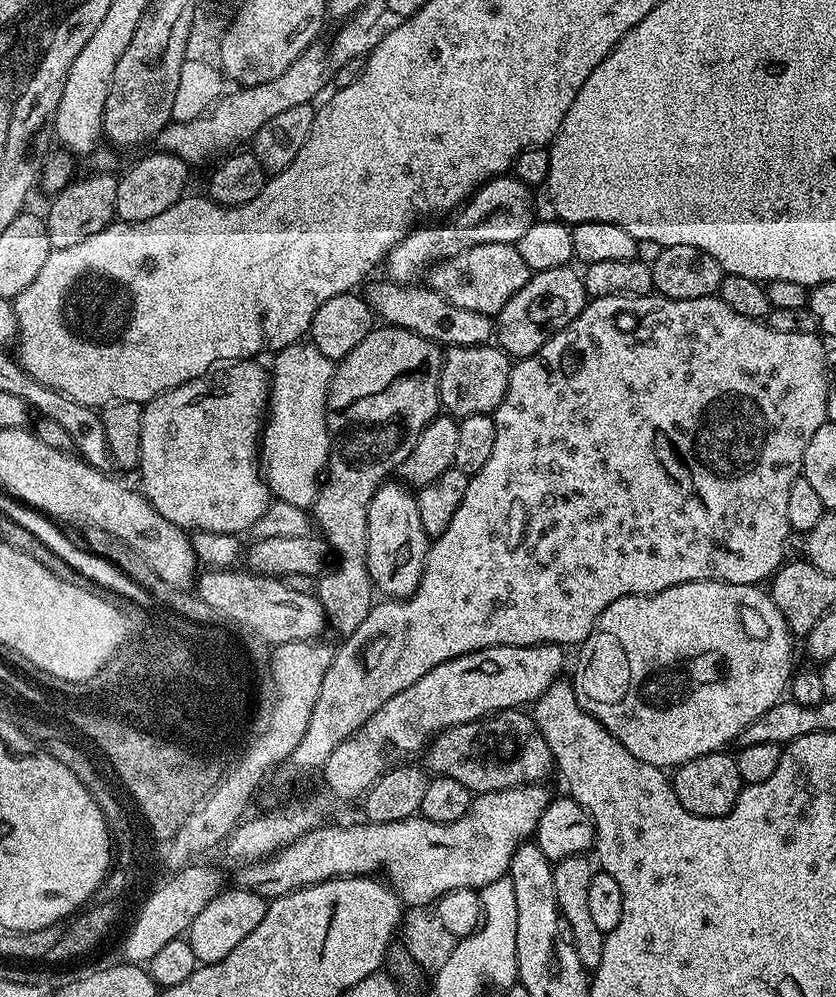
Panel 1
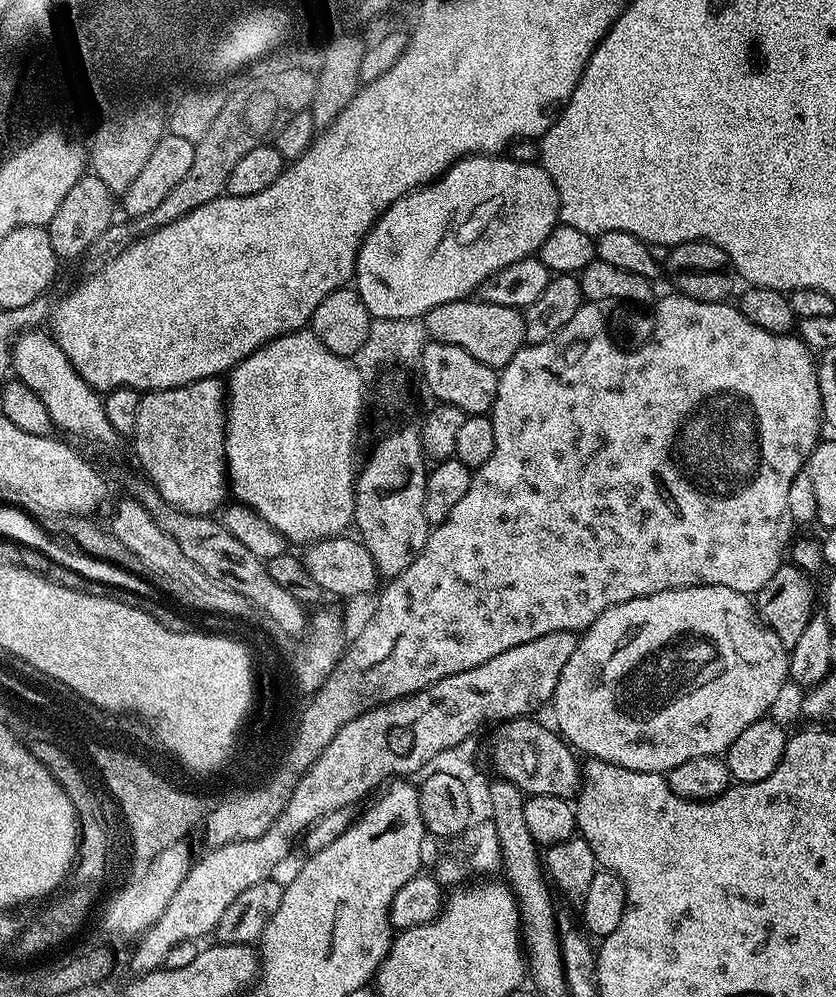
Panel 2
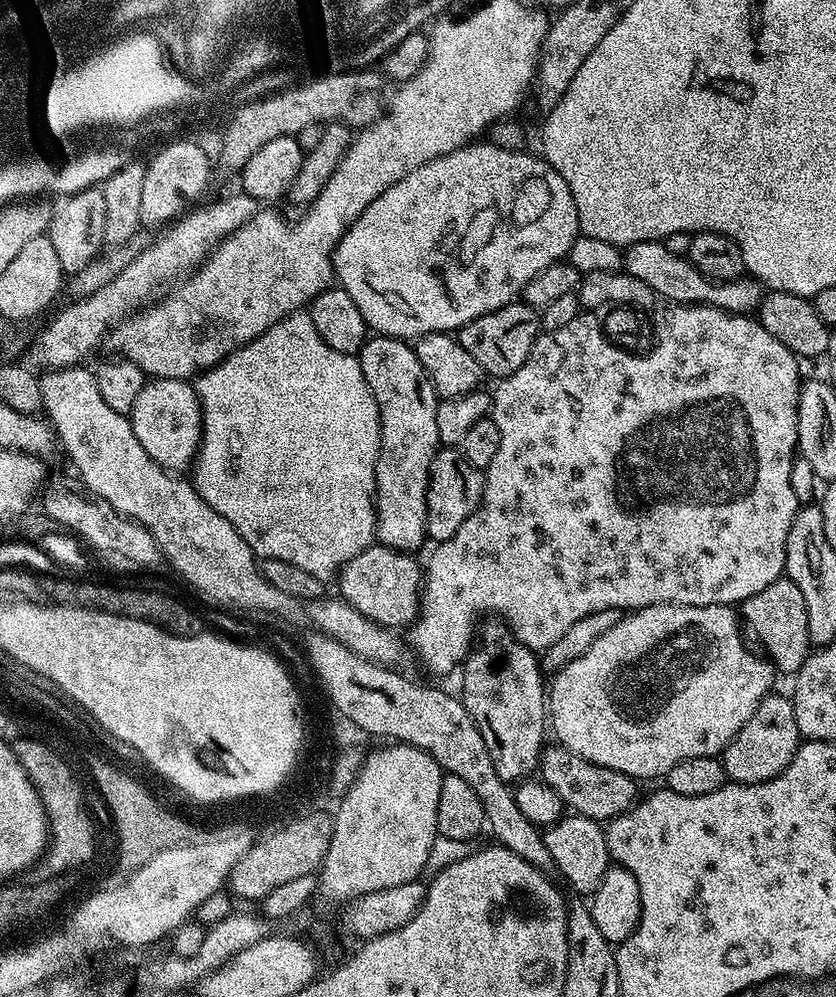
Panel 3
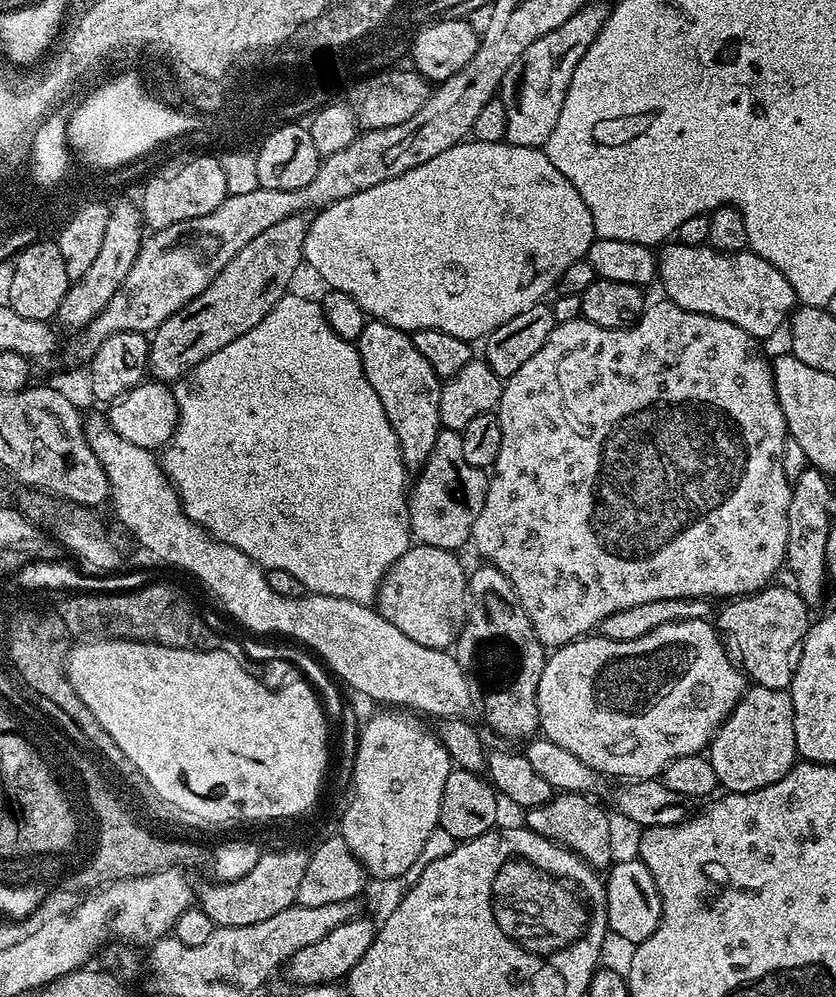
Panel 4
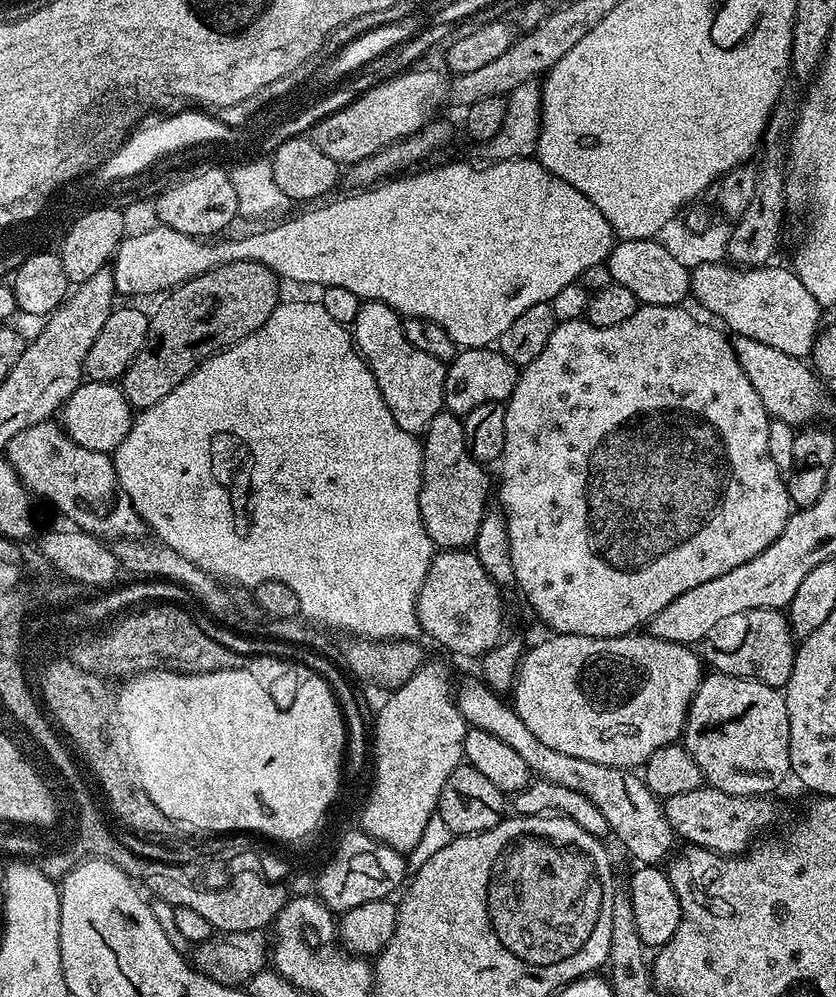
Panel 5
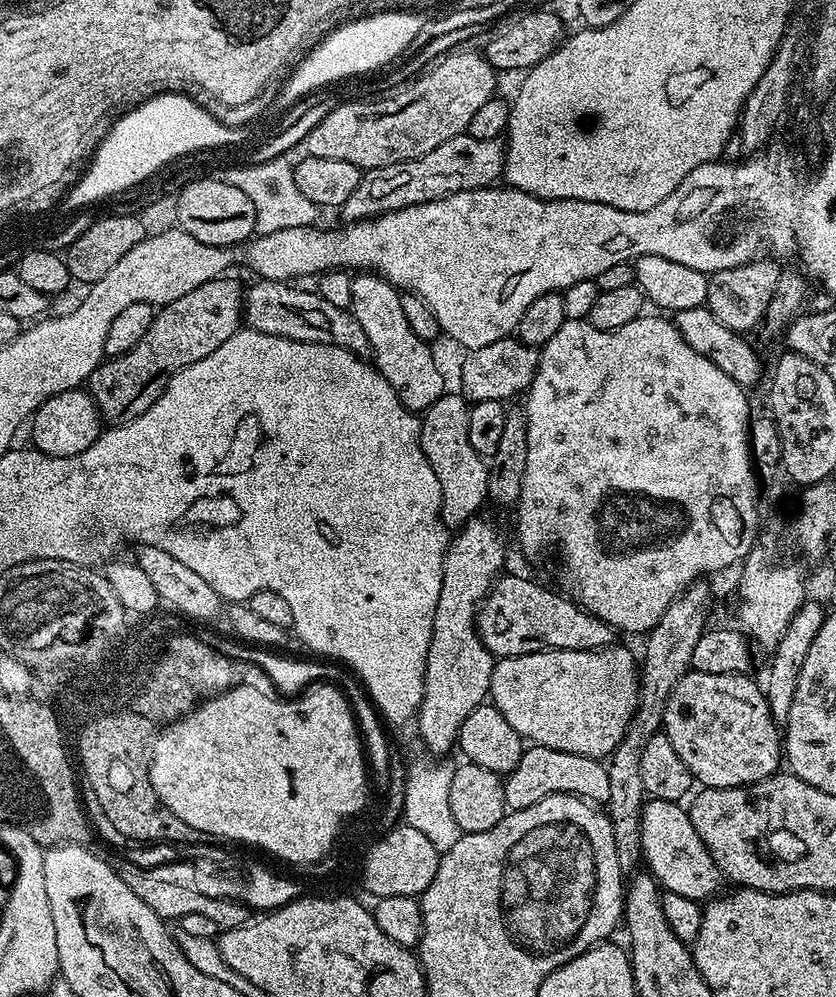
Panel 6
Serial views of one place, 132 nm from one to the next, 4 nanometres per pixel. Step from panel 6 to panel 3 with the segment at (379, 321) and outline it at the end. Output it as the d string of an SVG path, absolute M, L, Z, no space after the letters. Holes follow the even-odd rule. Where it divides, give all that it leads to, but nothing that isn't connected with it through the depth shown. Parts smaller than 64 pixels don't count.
M373 335L365 340L358 353L358 359L362 366L362 374L366 374L366 382L370 386L370 390L374 394L374 402L378 402L378 410L380 411L380 453L378 454L378 462L376 463L376 540L386 545L388 548L396 548L399 552L415 553L416 548L420 548L426 544L428 527L426 526L426 498L428 497L428 475L430 474L430 466L434 454L441 447L438 438L438 406L441 397L436 395L434 386L430 382L430 378L426 374L426 370L422 370L422 362L418 362L418 354L415 347L409 341L397 340L394 336Z

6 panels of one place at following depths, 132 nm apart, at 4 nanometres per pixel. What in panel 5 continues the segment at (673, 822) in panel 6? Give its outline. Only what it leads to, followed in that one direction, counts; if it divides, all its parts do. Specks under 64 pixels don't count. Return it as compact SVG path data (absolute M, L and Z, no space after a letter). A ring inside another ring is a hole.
M476 680L466 681L454 696L456 705L460 707L469 726L486 730L488 734L494 734L494 738L506 742L506 746L511 746L526 761L526 766L530 766L533 777L546 782L558 782L558 786L567 786L570 790L578 790L578 794L586 794L586 798L590 798L590 802L602 810L609 833L613 837L616 835L628 847L628 852L634 859L640 860L636 862L644 866L656 866L669 859L673 851L674 833L670 822L666 822L661 801L644 784L643 775L618 766L602 766L586 758L573 758L570 754L561 754L544 745L529 730L526 722L518 718L511 703L504 701L503 704L500 701L503 699L487 684Z

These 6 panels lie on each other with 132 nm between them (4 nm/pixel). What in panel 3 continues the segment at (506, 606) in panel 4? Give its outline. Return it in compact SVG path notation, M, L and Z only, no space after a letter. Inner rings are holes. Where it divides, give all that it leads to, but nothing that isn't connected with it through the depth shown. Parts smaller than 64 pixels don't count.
M496 618L487 623L479 629L478 643L462 661L458 695L474 718L486 750L490 750L498 778L515 786L537 771L546 744L546 676L537 653L518 642L507 624Z

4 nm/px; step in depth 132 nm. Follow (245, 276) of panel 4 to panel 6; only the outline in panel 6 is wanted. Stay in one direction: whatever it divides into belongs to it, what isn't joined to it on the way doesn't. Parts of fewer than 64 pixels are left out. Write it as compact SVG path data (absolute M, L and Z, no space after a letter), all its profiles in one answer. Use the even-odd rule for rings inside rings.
M225 274L206 282L190 294L182 294L174 302L163 305L153 315L150 330L142 334L142 342L121 356L105 359L86 381L86 391L96 403L101 421L109 425L129 424L138 414L150 410L173 372L214 354L226 338L239 332L244 318L245 285Z

